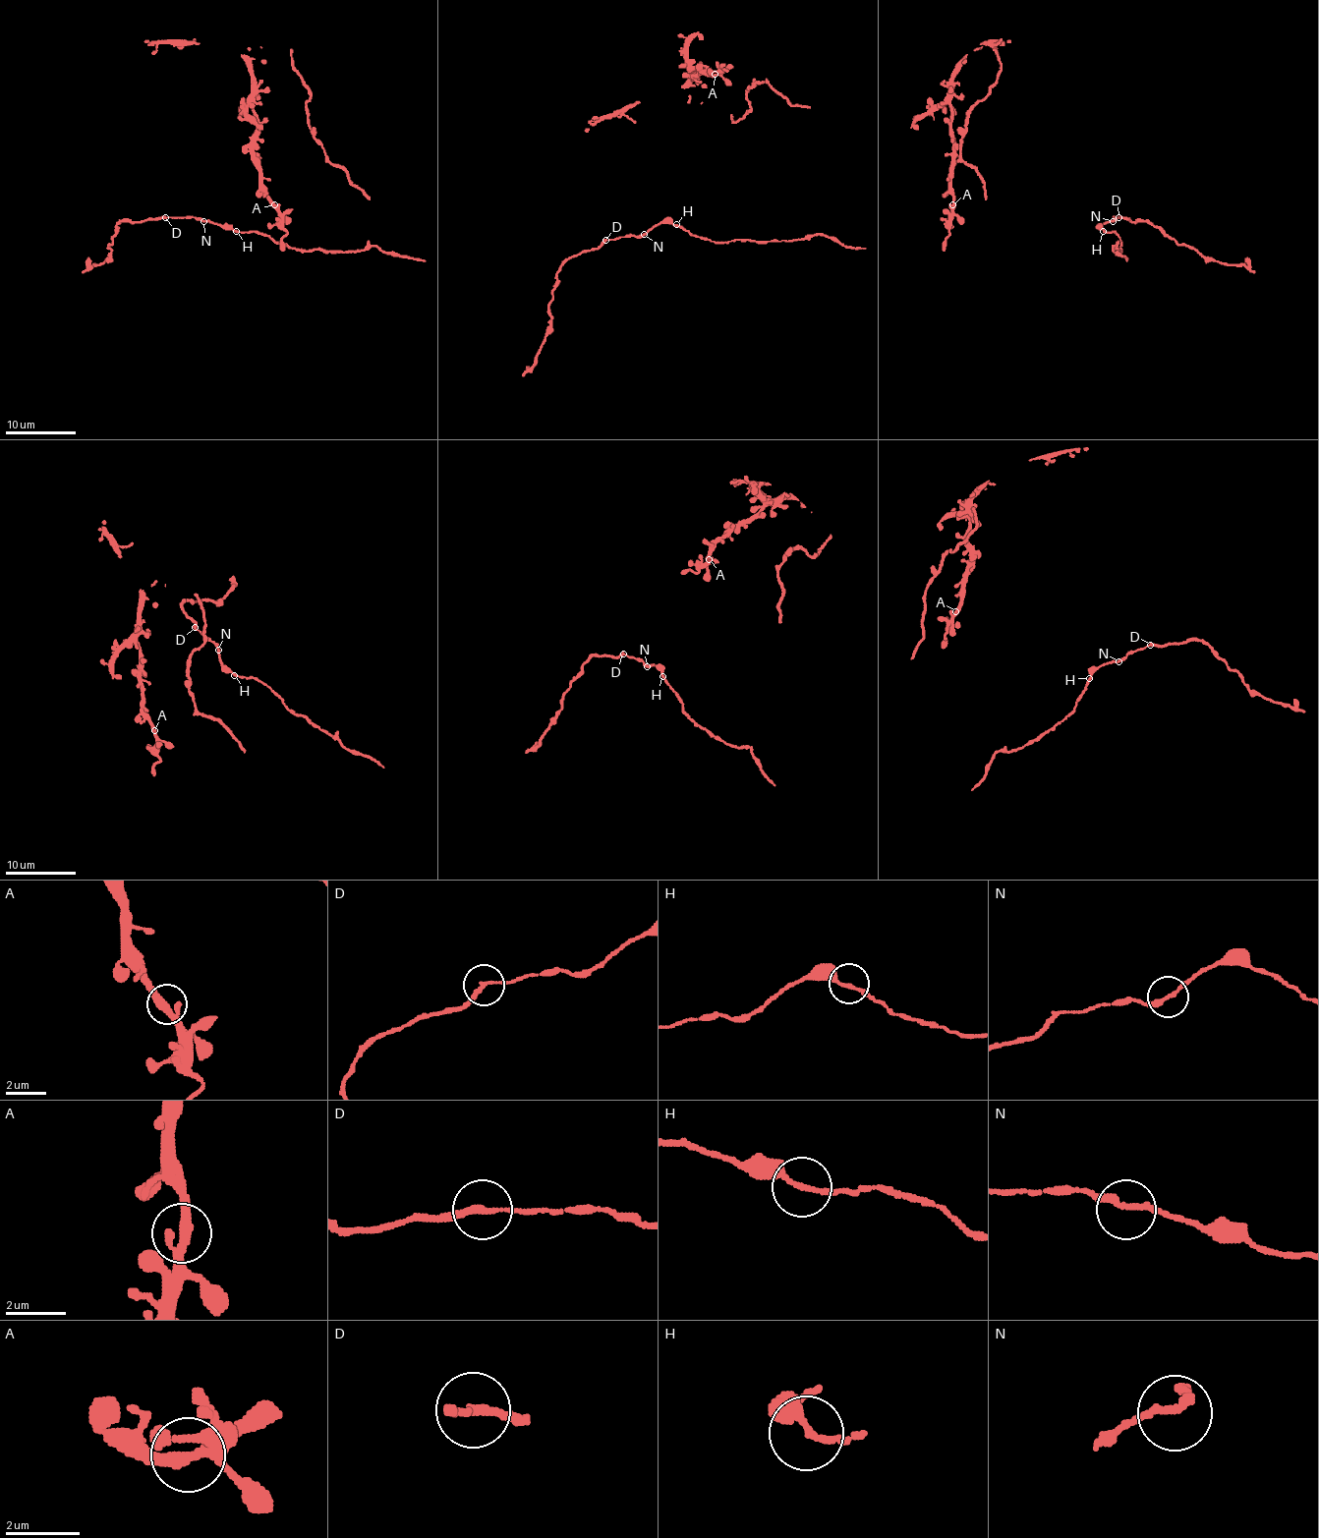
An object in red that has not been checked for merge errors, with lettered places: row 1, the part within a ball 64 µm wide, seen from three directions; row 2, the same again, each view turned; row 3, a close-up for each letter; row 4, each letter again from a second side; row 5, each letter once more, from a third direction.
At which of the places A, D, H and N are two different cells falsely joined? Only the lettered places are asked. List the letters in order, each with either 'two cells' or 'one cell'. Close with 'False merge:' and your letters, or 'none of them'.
A: one cell
D: two cells
H: one cell
N: one cell
False merge: D

